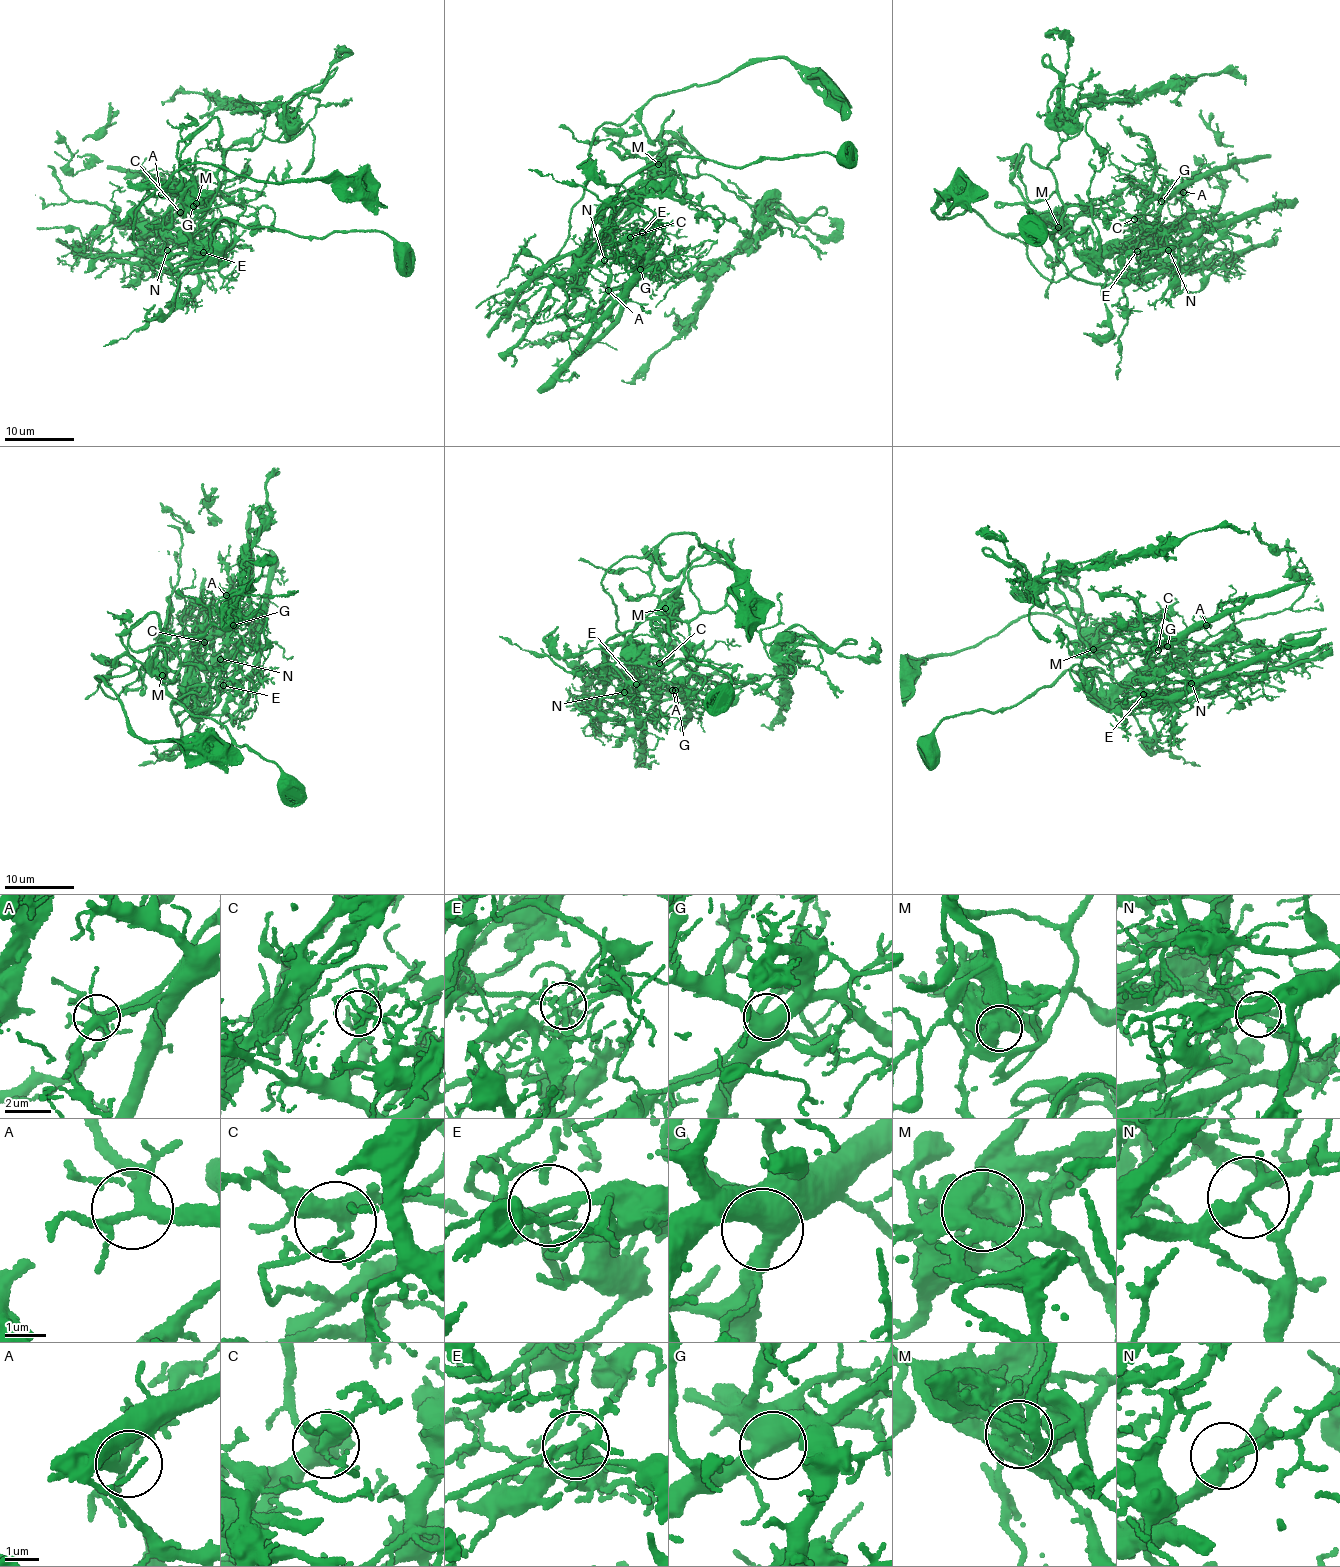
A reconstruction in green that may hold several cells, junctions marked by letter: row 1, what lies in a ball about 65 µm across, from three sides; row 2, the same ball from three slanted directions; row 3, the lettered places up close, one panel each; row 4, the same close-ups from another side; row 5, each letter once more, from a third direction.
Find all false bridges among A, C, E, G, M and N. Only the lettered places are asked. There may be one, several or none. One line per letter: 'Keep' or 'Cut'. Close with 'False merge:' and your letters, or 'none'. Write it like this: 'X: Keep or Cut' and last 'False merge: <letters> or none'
A: Keep
C: Keep
E: Cut
G: Keep
M: Cut
N: Cut
False merge: E, M, N

